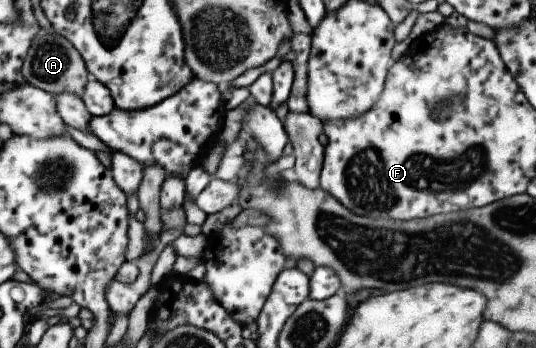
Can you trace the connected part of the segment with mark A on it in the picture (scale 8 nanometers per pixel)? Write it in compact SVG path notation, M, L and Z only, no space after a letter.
M47 32L39 38L32 39L28 52L22 59L20 74L31 86L40 88L49 94L67 92L67 94L75 94L79 98L90 78L84 60L73 48L73 45L64 36L53 32Z

